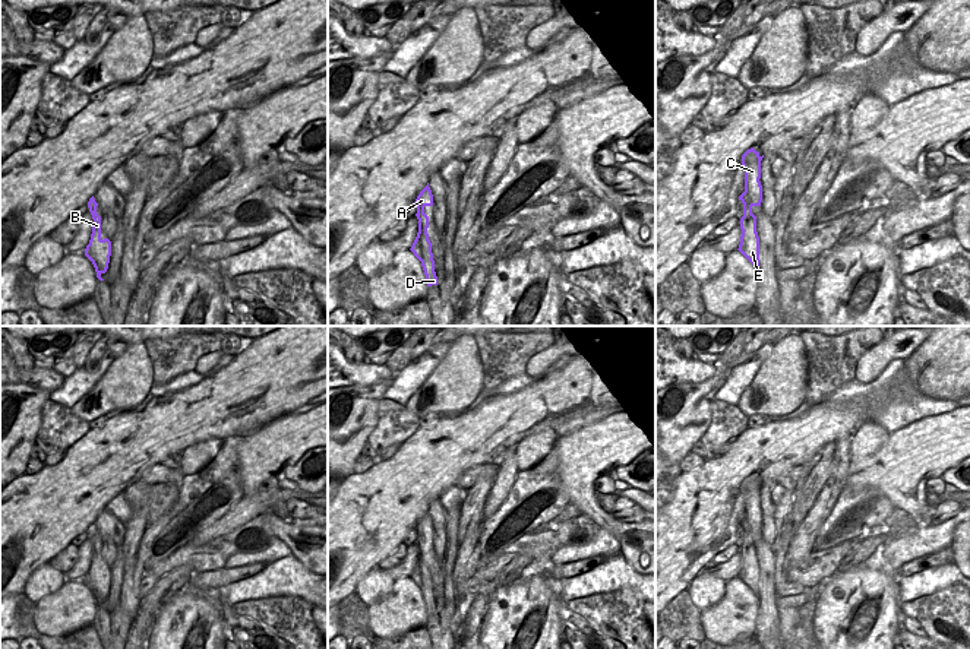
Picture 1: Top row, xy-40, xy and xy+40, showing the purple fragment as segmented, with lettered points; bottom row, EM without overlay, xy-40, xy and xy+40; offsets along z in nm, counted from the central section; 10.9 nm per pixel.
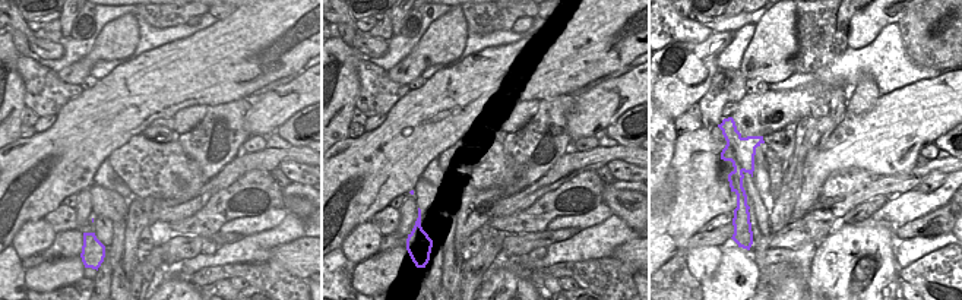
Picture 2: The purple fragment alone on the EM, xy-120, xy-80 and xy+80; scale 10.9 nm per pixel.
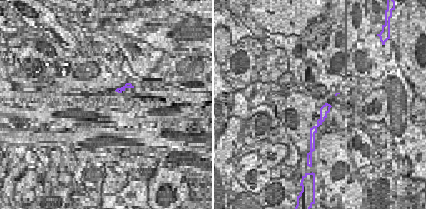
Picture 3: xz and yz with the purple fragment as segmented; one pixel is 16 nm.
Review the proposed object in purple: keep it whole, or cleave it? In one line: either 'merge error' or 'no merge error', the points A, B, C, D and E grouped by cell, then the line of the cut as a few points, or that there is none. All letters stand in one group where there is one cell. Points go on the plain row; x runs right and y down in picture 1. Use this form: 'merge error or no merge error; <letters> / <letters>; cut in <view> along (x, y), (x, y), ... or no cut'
merge error; A B D E / C; cut in xy+40 along (745, 516), (761, 528)

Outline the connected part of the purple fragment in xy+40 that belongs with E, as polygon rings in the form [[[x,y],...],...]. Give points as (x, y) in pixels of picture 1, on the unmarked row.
[[[746,517],[739,523],[743,531],[743,544],[740,545],[740,572],[739,579],[755,593],[759,593],[759,564],[756,560],[756,544],[752,541],[753,534],[761,534],[759,522],[749,522]]]

